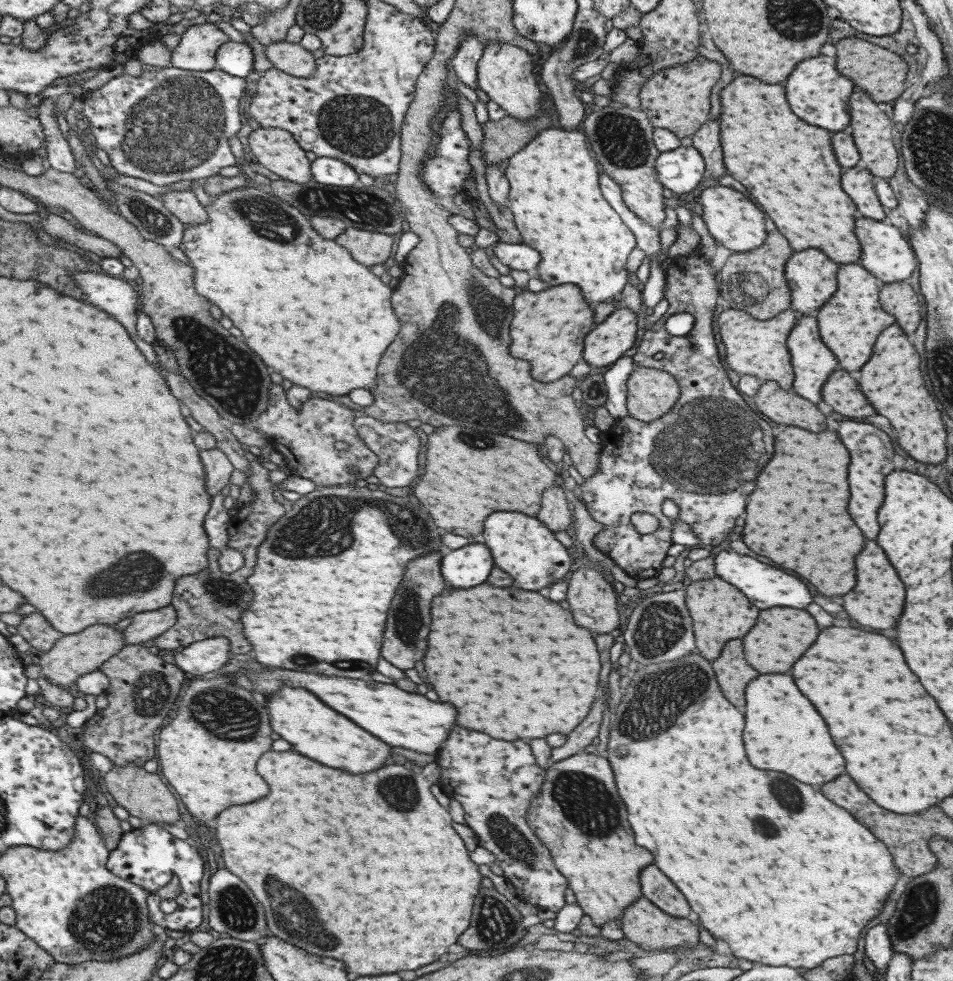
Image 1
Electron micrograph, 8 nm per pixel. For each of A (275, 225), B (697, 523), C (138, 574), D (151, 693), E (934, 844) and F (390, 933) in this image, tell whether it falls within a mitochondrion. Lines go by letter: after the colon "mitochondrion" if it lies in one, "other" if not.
A: mitochondrion
B: other
C: mitochondrion
D: mitochondrion
E: other
F: other

